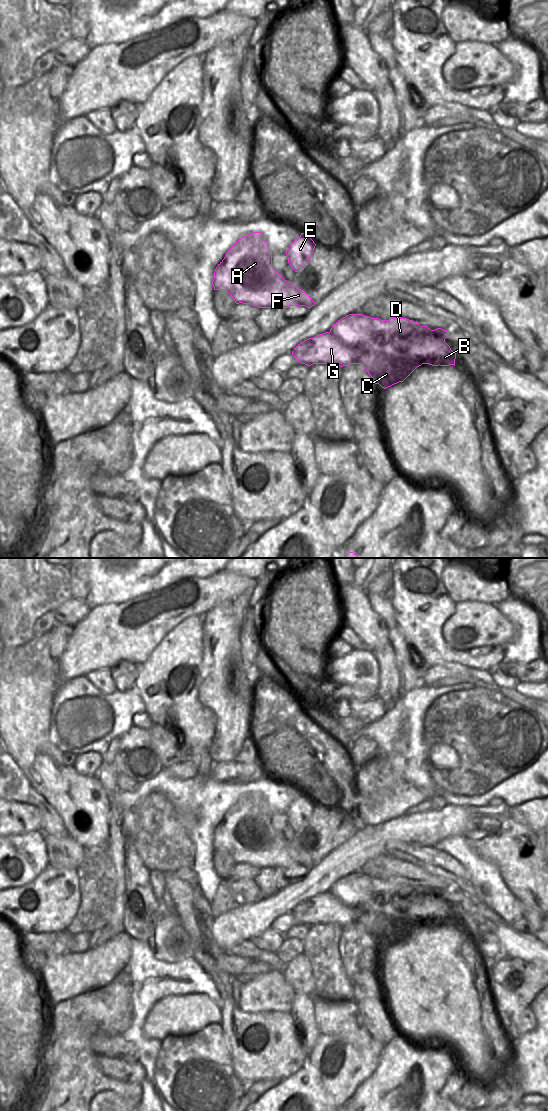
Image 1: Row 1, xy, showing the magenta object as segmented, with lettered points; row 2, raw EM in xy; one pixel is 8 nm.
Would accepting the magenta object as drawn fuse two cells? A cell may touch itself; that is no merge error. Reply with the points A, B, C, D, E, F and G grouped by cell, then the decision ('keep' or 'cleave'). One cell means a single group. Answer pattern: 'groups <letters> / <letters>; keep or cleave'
groups A B D E F / C G; cleave

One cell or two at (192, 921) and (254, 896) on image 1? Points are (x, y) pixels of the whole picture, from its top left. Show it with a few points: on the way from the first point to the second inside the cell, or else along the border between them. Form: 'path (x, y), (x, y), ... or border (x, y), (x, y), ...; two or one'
border (209, 902), (209, 908), (214, 917); two

